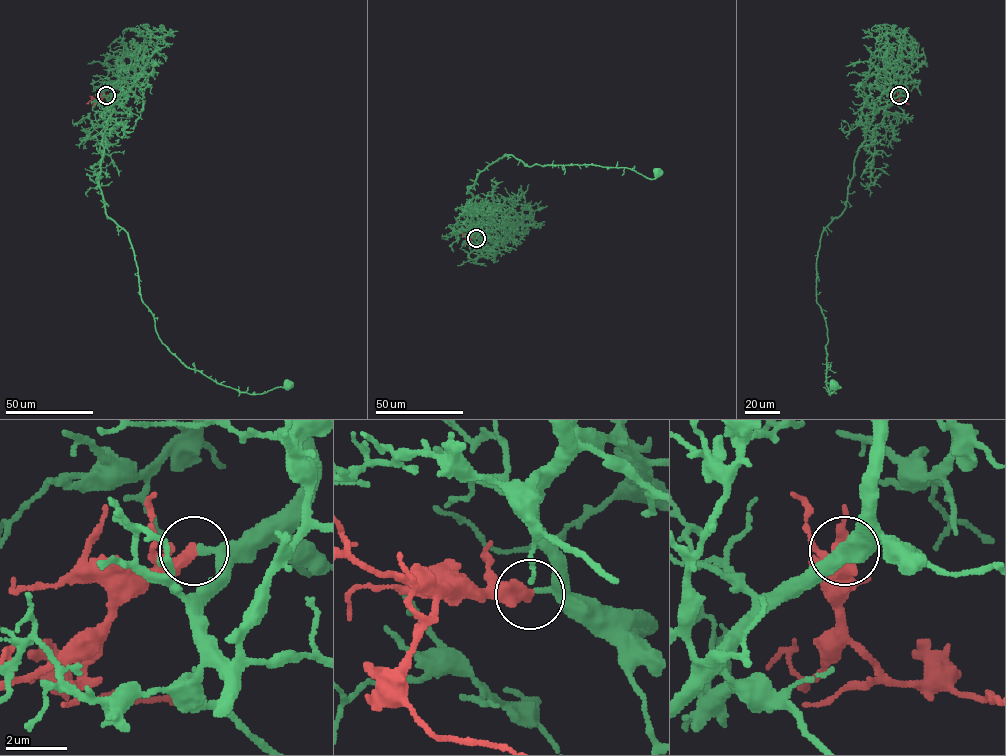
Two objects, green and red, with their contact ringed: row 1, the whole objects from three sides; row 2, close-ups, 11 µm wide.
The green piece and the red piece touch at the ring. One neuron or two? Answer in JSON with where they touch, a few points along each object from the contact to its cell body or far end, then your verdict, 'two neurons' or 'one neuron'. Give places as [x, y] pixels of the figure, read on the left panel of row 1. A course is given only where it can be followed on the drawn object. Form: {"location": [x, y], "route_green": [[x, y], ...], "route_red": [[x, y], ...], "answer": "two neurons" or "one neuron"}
{"location": [106, 95], "route_green": [[107, 95], [99, 186], [105, 213], [127, 233], [141, 300], [159, 338], [188, 367], [242, 392], [286, 385]], "route_red": [[106, 95], [93, 103], [91, 97], [94, 98]], "answer": "one neuron"}

